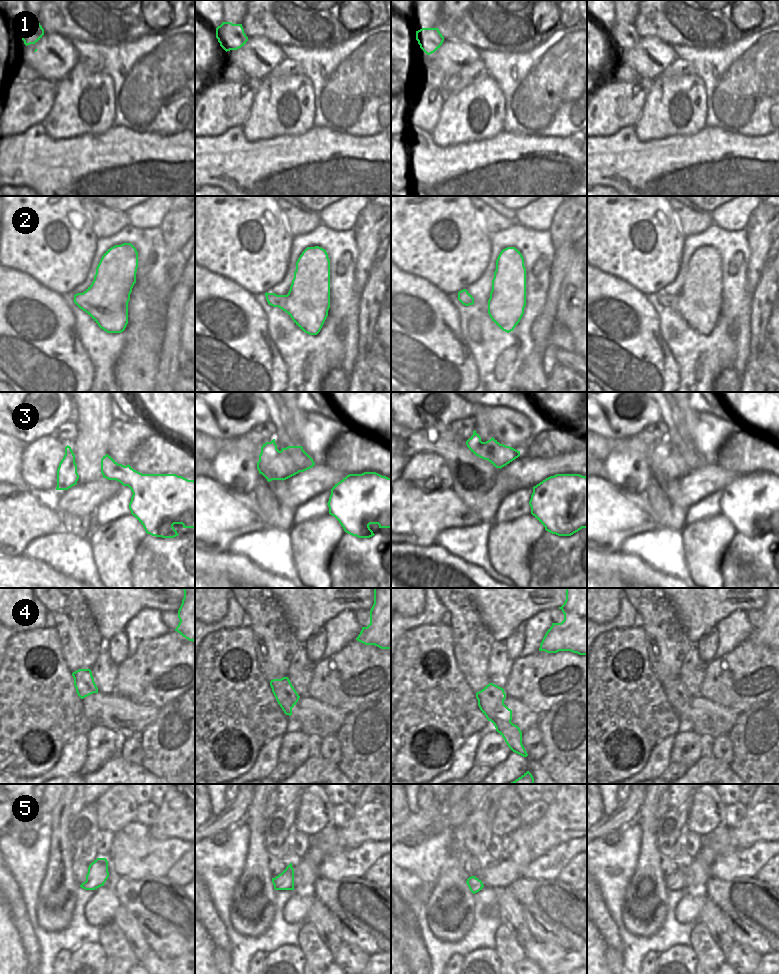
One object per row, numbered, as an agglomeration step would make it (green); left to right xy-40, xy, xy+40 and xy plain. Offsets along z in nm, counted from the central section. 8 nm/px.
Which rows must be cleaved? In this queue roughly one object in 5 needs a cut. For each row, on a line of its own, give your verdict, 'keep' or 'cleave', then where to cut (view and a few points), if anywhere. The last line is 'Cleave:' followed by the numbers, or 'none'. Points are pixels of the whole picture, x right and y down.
1: keep | no cut
2: keep | no cut
3: cleave | xy (280, 451), (283, 451), (292, 459), (299, 471)
4: keep | no cut
5: keep | no cut
Cleave: 3

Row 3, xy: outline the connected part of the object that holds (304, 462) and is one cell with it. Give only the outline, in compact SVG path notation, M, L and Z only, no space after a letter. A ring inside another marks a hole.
M288 446L282 448L281 452L285 452L293 459L299 472L304 472L315 465L313 459L303 451L302 446Z

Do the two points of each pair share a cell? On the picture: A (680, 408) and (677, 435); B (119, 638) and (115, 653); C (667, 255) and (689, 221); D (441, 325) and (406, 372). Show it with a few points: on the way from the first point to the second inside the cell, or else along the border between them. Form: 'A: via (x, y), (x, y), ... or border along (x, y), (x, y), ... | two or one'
A: via (680, 415), (680, 428) | one
B: via (119, 642), (118, 649) | one
C: border along (673, 210), (679, 229), (684, 236) | two
D: via (429, 337), (421, 346), (421, 357), (418, 360) | one

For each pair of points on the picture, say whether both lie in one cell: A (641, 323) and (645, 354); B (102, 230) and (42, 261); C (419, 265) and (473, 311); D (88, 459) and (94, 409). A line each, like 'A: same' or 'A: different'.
A: same
B: different
C: different
D: same

